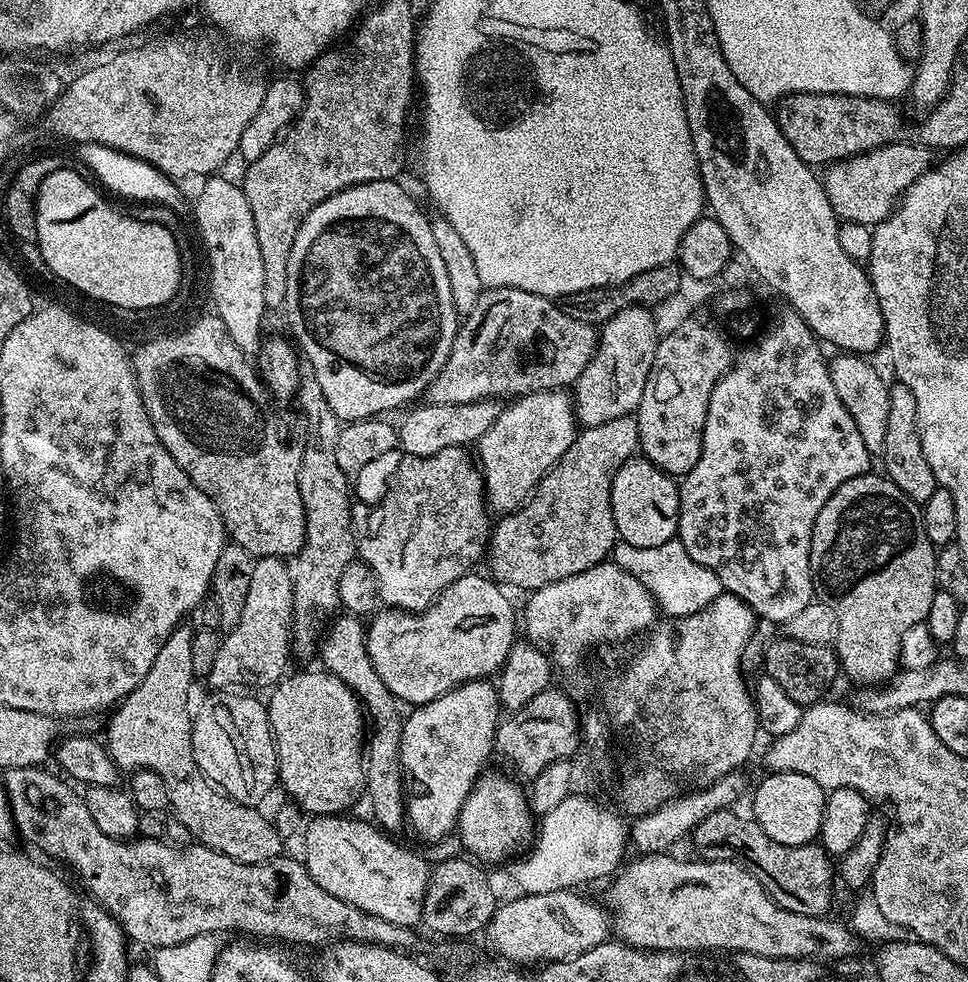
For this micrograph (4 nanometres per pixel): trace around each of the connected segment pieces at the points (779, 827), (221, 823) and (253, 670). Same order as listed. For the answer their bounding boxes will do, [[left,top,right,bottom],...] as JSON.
[[751,772,825,846],[106,626,286,864],[206,556,294,690]]

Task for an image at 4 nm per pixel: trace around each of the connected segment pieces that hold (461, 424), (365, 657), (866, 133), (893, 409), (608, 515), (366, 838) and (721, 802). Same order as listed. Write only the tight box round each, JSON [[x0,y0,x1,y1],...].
[[400,400,501,456],[318,614,406,834],[774,92,904,166],[882,382,937,505],[486,415,639,590],[302,814,430,929],[630,770,748,854]]

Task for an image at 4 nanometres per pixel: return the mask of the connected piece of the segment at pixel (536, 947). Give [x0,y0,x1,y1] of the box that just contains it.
[486,890,610,966]

